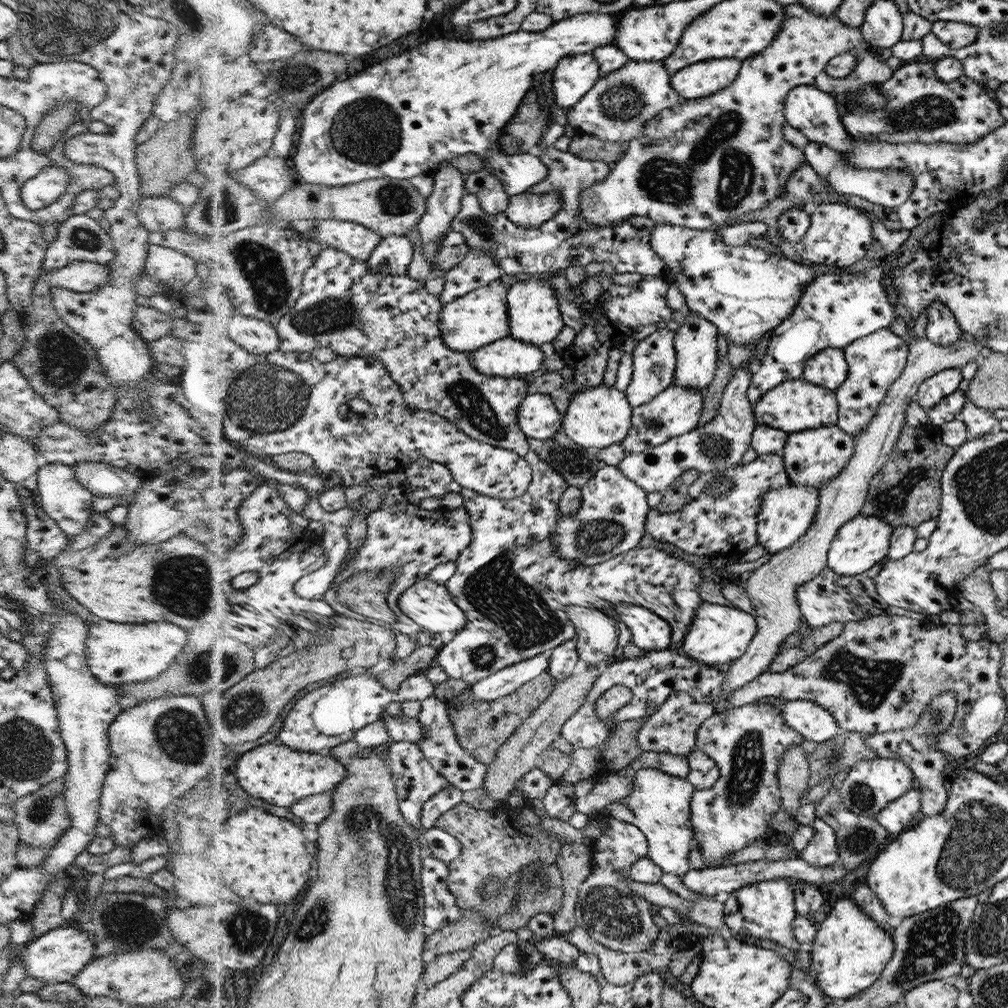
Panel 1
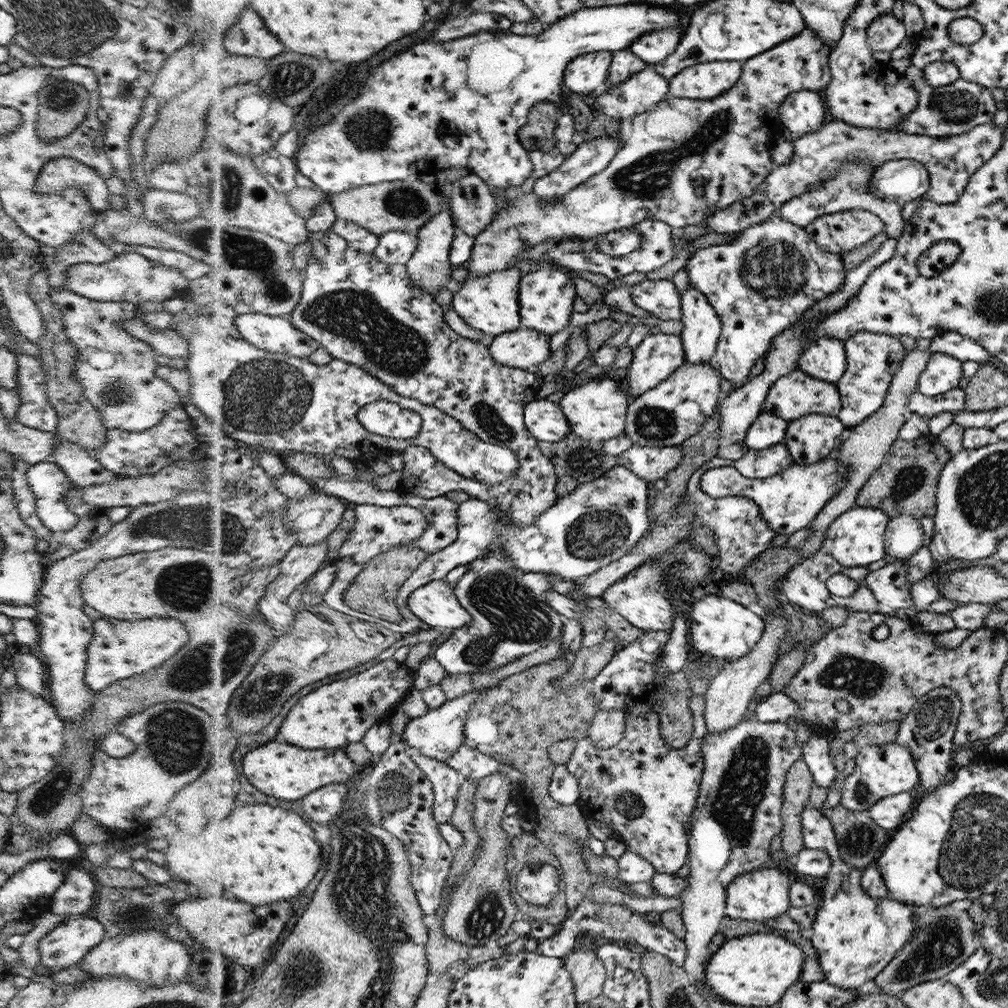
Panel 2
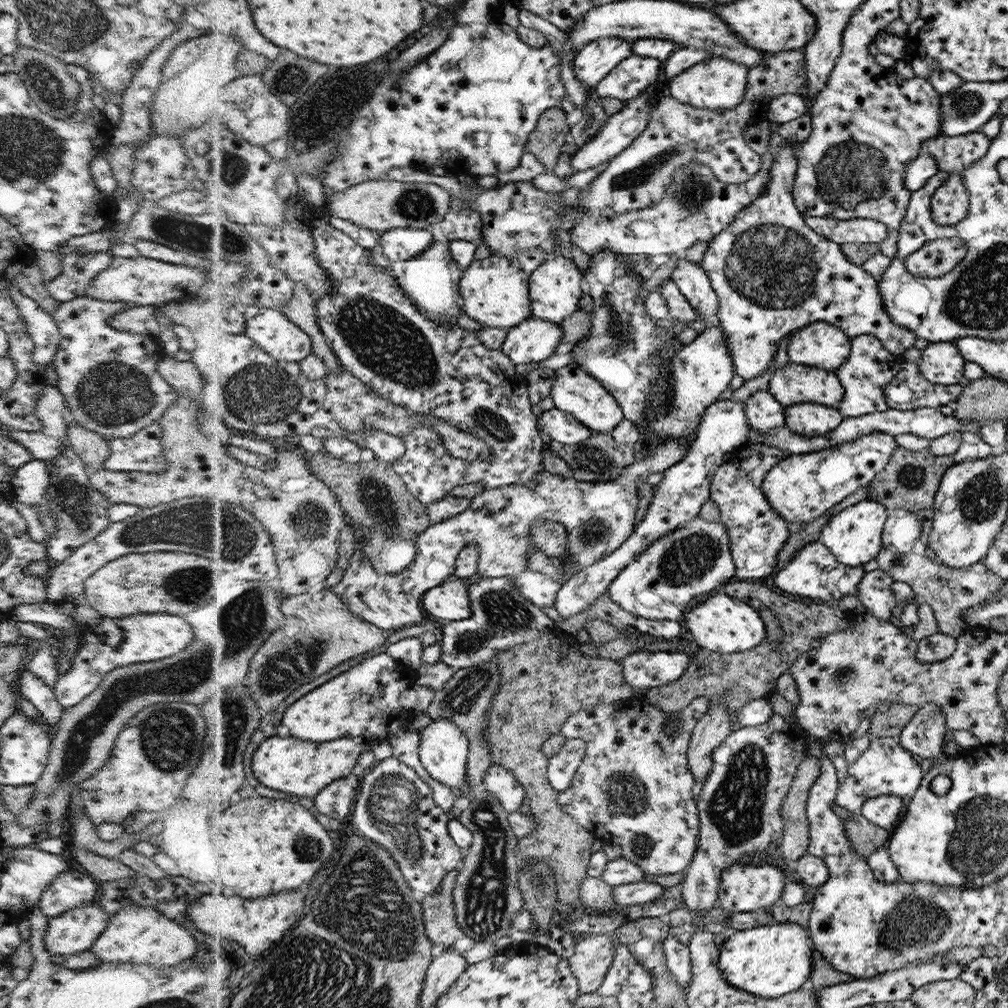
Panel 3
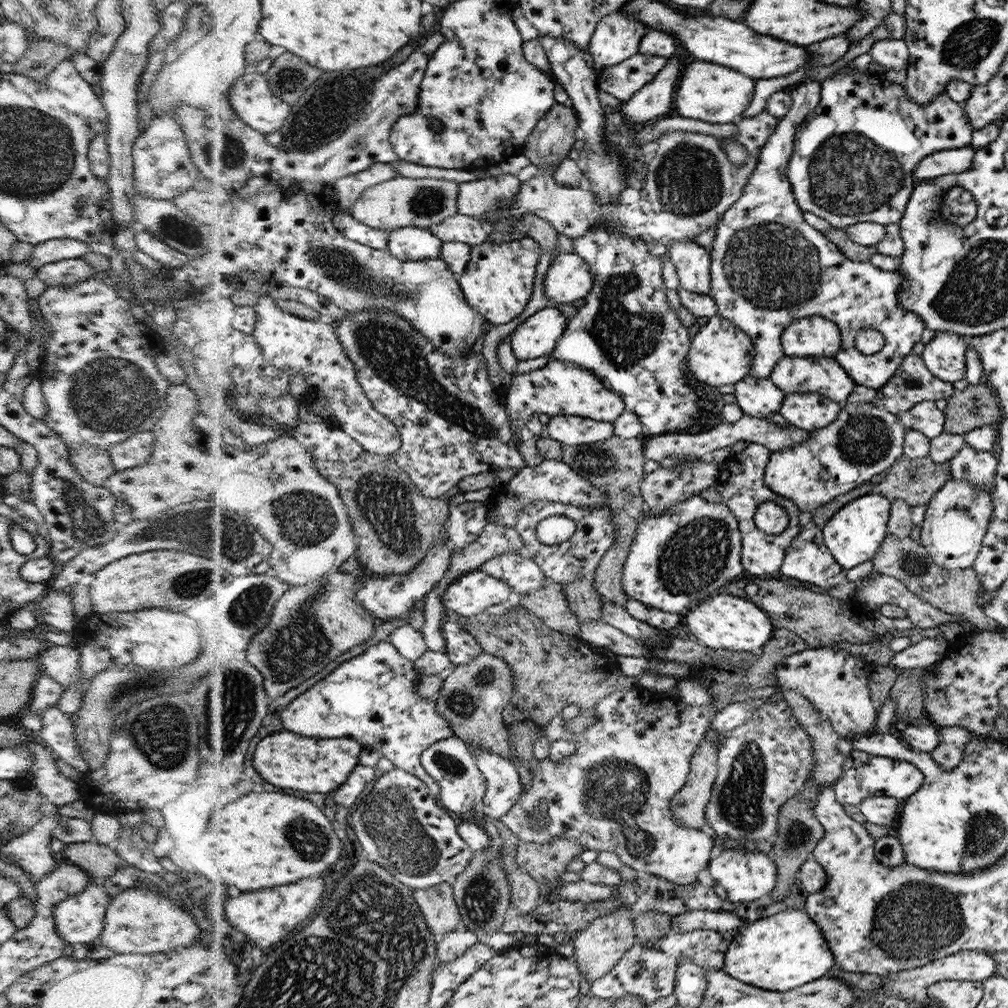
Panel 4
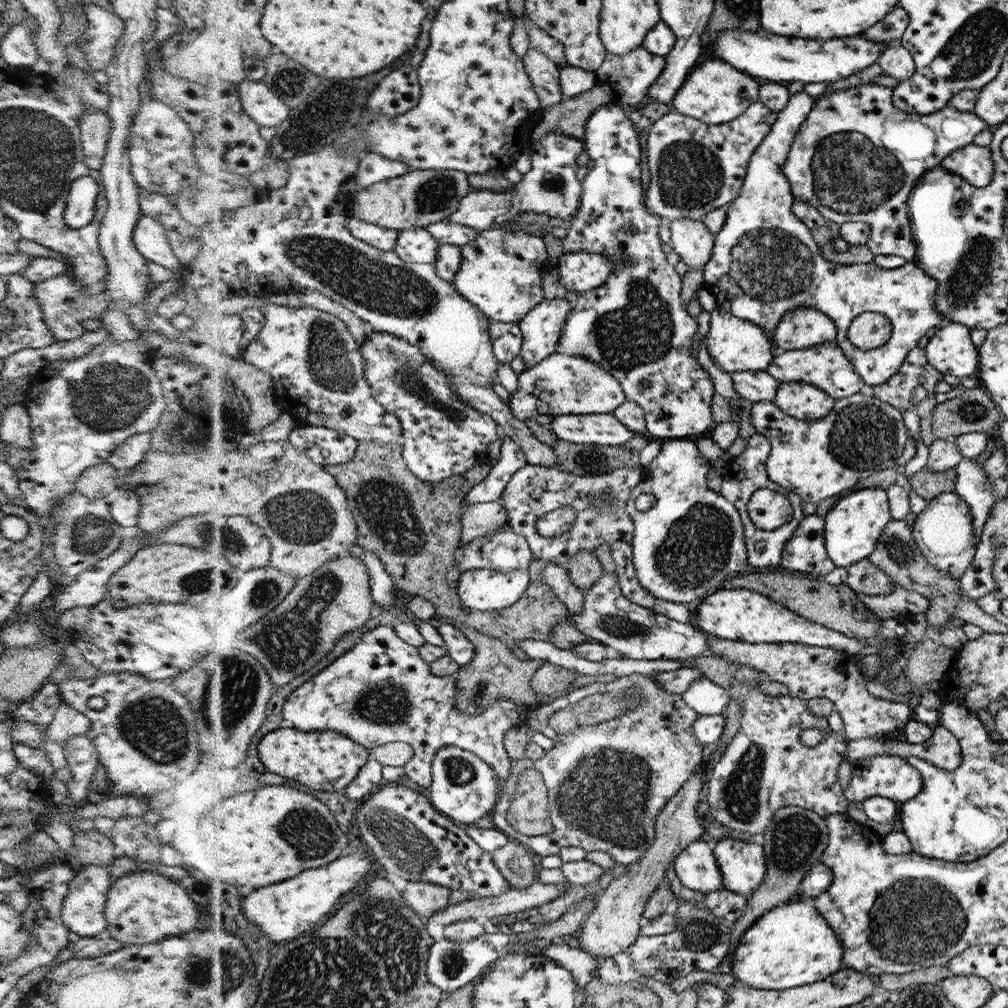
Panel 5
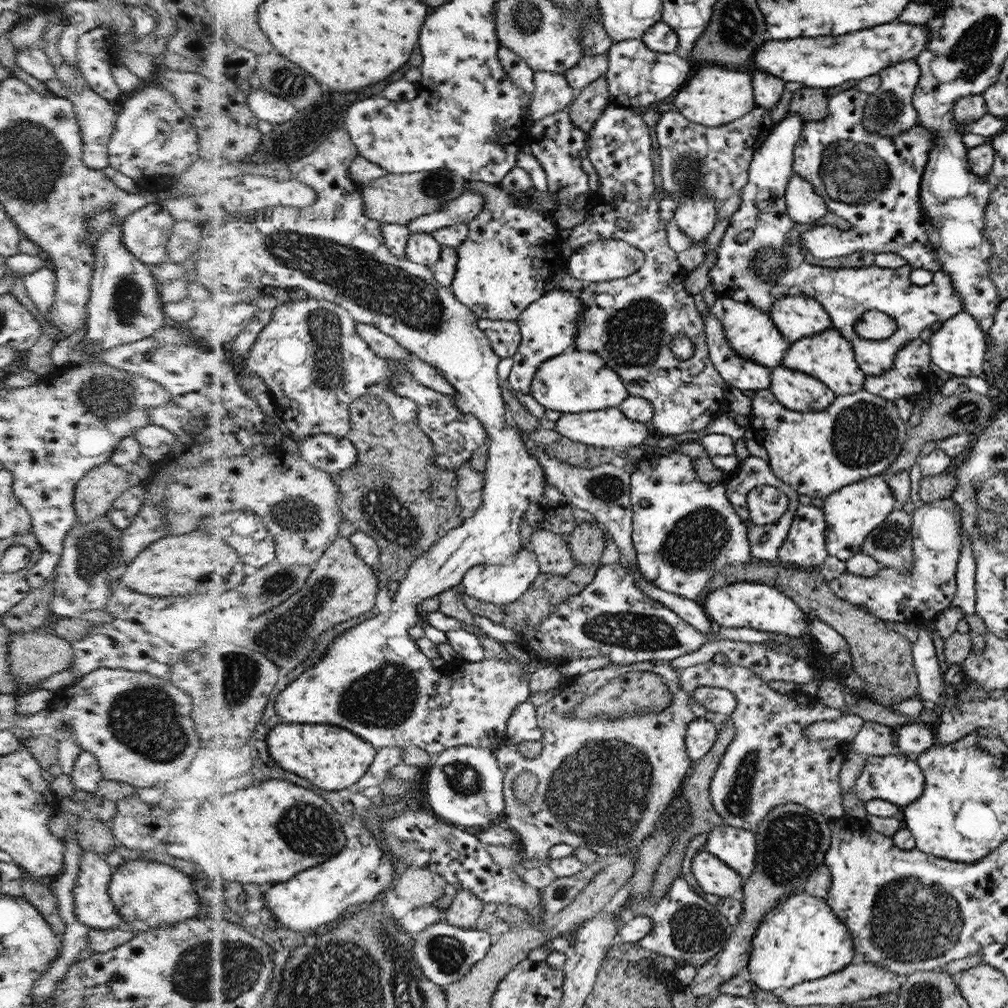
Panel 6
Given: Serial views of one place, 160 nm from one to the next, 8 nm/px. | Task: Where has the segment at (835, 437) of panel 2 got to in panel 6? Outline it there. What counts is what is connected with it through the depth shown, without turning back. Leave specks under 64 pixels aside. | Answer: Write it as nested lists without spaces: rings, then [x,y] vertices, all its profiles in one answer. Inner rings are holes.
[[[782,365],[771,371],[770,390],[784,406],[800,412],[820,412],[828,409],[837,396],[820,379]]]

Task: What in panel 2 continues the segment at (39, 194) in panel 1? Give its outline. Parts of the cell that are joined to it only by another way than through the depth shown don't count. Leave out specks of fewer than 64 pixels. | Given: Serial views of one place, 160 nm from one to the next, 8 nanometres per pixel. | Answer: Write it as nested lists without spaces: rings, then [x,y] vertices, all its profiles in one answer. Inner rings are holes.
[[[56,158],[46,162],[39,172],[35,192],[39,194],[59,194],[76,192],[84,194],[92,210],[98,212],[109,208],[110,193],[106,187],[106,178],[102,178],[95,168],[79,161]]]

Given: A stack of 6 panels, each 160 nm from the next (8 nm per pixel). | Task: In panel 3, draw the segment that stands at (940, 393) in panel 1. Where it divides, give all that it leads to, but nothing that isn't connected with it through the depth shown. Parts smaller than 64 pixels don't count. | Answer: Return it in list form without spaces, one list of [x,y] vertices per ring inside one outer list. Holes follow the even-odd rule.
[[[955,341],[928,343],[917,364],[921,376],[934,384],[958,385],[966,360]]]

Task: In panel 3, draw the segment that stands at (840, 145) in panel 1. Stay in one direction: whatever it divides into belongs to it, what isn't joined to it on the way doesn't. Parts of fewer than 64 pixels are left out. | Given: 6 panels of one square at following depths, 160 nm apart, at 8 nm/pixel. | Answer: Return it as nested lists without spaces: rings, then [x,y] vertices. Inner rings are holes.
[[[803,93],[780,95],[770,100],[767,120],[773,124],[786,124],[806,115],[809,108]]]

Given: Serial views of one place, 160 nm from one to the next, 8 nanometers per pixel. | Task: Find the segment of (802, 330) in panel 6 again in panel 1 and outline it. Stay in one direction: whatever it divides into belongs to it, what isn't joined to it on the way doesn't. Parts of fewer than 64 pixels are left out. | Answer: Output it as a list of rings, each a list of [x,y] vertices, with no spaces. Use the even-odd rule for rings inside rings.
[[[829,347],[808,360],[802,378],[835,391],[847,380],[849,372],[845,350]]]

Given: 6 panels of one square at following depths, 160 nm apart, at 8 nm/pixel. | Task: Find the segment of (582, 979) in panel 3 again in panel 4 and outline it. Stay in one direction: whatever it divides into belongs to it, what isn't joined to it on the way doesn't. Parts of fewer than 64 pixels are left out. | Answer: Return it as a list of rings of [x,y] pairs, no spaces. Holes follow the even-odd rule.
[[[620,907],[620,909],[616,909],[604,917],[596,915],[587,927],[573,935],[571,941],[574,946],[573,956],[576,958],[579,970],[583,970],[583,974],[585,974],[590,985],[594,980],[611,972],[624,954],[638,941],[633,918],[630,907]]]

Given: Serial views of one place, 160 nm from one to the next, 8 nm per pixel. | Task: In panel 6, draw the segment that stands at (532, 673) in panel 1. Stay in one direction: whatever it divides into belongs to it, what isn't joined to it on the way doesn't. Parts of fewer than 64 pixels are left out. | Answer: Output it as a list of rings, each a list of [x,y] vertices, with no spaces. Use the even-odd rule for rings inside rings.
[[[459,746],[439,754],[430,767],[427,786],[433,812],[453,825],[480,830],[505,809],[503,772],[493,751],[481,746]]]

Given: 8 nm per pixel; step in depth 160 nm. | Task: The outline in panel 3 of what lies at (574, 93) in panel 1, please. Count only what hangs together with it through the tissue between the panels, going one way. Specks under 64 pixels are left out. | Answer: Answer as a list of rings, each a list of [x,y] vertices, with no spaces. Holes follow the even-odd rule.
[[[603,36],[580,49],[574,66],[580,83],[584,83],[586,89],[595,89],[615,66],[633,54],[631,44],[621,38]]]

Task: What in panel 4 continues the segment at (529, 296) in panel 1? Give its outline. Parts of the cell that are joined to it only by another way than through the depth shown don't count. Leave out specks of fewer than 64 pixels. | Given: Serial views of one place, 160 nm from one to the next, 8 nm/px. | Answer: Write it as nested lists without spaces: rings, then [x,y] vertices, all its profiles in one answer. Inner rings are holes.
[[[576,253],[556,254],[544,278],[544,294],[552,304],[571,304],[594,286],[590,264]]]

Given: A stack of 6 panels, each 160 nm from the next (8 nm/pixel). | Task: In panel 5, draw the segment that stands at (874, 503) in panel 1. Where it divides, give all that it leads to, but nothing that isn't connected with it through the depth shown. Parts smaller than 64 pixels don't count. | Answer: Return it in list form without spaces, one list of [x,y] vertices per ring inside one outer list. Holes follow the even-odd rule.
[[[928,466],[910,476],[903,475],[899,482],[907,485],[918,496],[931,500],[939,494],[955,490],[958,481],[958,470],[955,468],[936,471]]]

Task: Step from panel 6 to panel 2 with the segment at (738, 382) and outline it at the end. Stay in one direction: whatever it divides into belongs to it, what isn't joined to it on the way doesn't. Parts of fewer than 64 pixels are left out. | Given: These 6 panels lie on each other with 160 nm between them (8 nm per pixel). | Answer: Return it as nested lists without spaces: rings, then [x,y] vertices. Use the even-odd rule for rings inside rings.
[[[763,411],[747,430],[745,444],[749,449],[764,450],[783,442],[789,421],[778,418],[771,412]]]

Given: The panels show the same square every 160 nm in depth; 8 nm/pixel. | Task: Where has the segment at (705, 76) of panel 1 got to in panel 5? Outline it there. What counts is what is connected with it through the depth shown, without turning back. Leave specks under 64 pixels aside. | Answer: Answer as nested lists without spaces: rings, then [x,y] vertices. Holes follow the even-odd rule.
[[[720,59],[700,63],[684,82],[674,98],[673,110],[689,118],[699,119],[709,125],[724,125],[735,121],[752,104],[759,102],[761,81]]]

